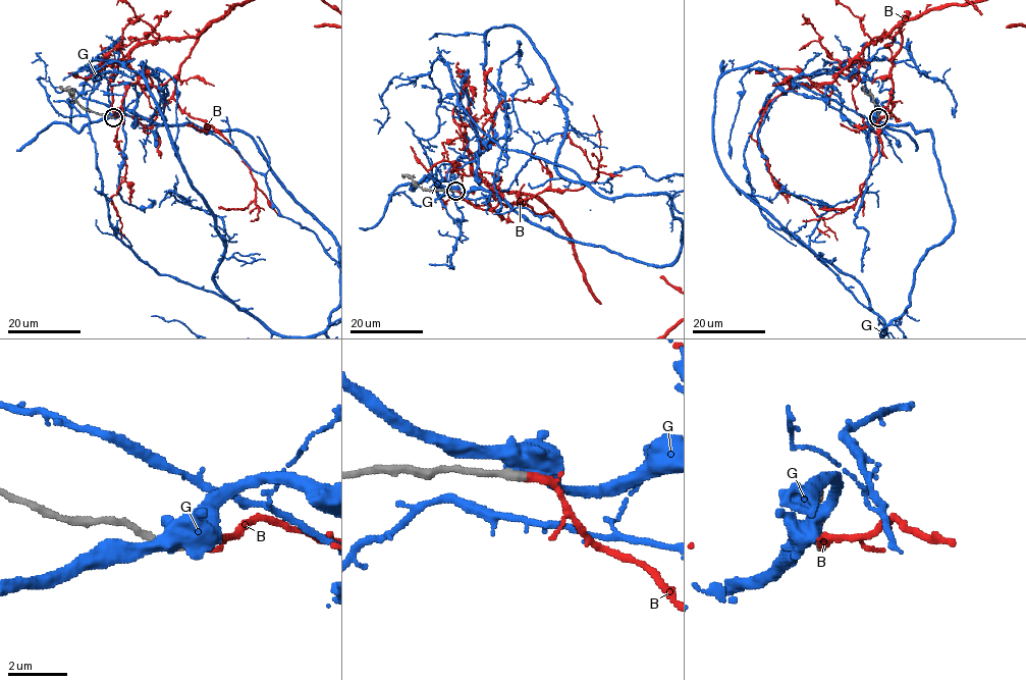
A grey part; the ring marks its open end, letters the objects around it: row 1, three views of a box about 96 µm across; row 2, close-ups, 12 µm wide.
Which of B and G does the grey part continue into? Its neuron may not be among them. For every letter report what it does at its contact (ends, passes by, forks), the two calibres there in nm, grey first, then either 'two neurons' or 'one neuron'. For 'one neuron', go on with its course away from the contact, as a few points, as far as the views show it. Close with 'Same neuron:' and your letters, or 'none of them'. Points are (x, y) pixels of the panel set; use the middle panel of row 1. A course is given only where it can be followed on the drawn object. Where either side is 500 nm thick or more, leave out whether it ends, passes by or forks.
B: it passes by | 340/240 nm | one neuron
G: 360/600 nm | two neurons
Same neuron: B

